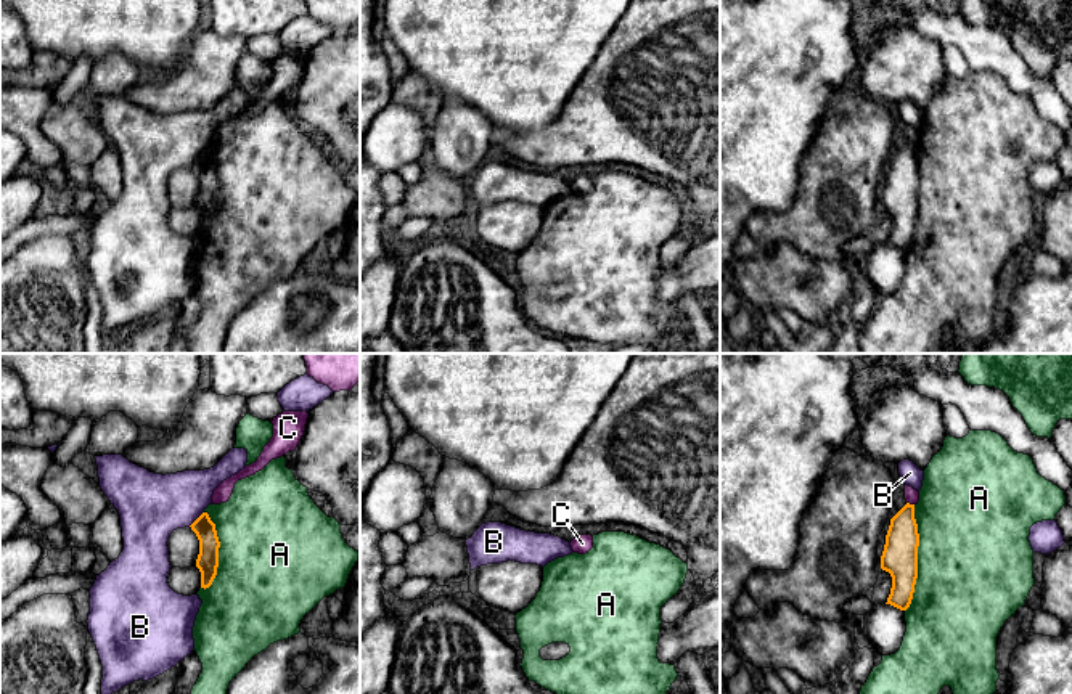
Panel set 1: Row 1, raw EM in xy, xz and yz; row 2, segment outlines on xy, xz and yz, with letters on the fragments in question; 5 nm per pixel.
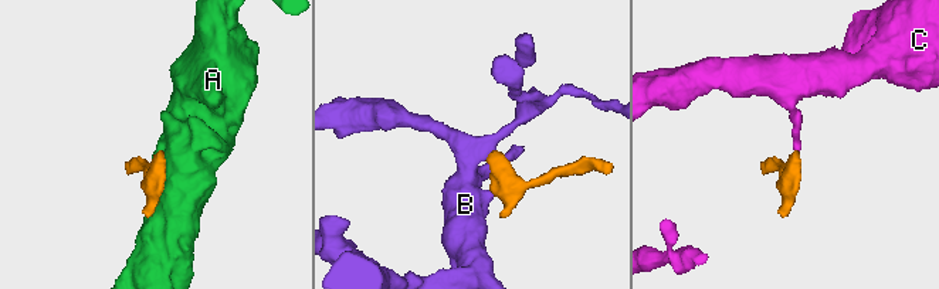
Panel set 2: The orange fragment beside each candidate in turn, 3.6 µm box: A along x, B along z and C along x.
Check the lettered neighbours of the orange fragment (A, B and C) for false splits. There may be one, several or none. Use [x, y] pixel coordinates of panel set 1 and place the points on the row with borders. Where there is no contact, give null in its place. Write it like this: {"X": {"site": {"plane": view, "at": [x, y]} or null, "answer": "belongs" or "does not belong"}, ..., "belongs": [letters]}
{"A": {"site": {"plane": "yz", "at": [916, 558]}, "answer": "does not belong"}, "B": {"site": {"plane": "xy", "at": [196, 519]}, "answer": "does not belong"}, "C": {"site": {"plane": "yz", "at": [908, 503]}, "answer": "does not belong"}, "belongs": []}

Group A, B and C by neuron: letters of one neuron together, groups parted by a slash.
A / B / C

